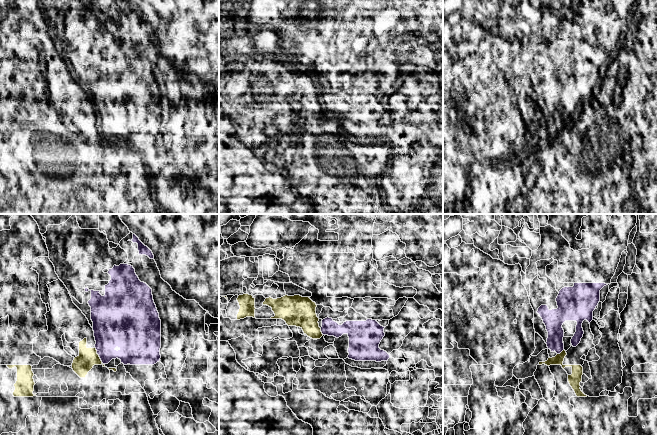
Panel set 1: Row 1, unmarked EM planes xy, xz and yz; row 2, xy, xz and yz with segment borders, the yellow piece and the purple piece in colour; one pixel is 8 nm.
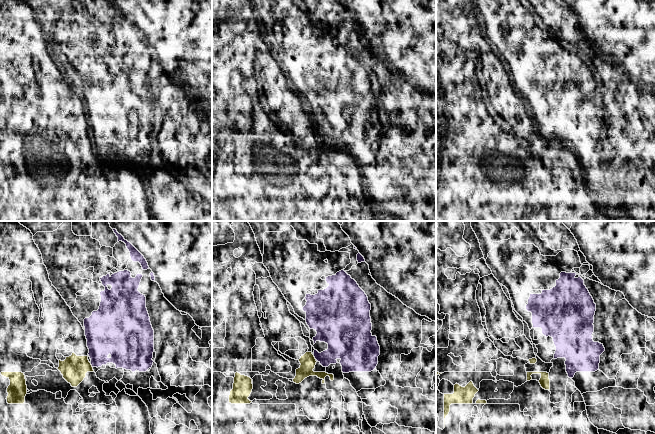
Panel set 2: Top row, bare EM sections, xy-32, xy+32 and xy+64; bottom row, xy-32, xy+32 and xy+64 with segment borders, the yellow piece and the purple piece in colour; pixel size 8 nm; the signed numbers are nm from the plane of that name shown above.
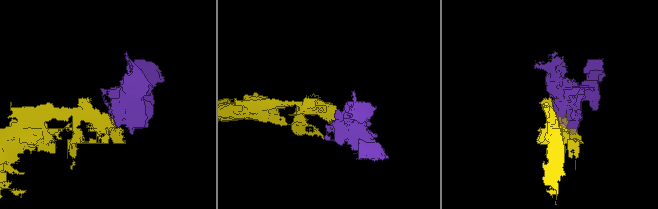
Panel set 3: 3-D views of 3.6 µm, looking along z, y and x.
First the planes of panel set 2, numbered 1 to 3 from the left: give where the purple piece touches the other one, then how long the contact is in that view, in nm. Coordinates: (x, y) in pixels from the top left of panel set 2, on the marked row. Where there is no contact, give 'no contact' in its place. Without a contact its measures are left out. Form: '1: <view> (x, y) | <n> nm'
1: xy-32 (91, 365) | 40 nm
2: xy+32 (314, 357) | 50 nm
3: no contact

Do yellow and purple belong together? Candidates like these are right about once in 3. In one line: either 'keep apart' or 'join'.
keep apart

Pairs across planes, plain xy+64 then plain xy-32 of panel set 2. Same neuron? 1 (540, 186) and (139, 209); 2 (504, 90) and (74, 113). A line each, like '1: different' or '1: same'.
1: same
2: same

